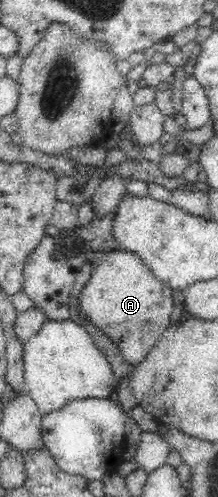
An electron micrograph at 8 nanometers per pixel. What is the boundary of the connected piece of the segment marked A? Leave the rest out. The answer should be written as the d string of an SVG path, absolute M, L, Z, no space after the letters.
M108 250L103 262L92 270L78 300L82 314L116 343L121 356L138 365L169 330L173 312L173 289L161 282L134 252Z

